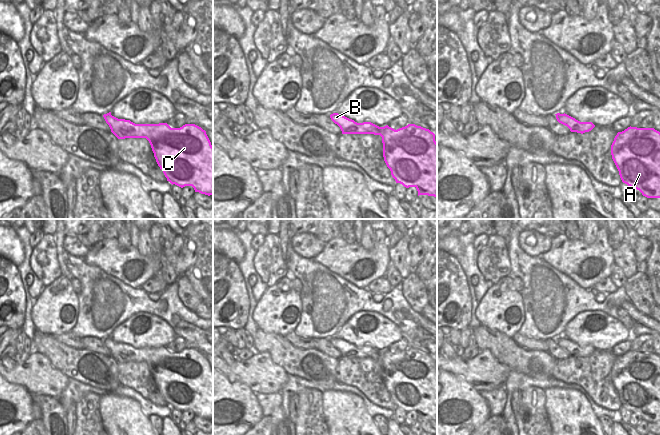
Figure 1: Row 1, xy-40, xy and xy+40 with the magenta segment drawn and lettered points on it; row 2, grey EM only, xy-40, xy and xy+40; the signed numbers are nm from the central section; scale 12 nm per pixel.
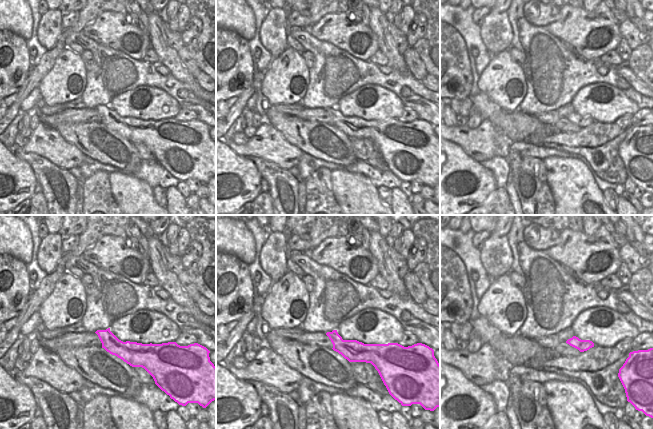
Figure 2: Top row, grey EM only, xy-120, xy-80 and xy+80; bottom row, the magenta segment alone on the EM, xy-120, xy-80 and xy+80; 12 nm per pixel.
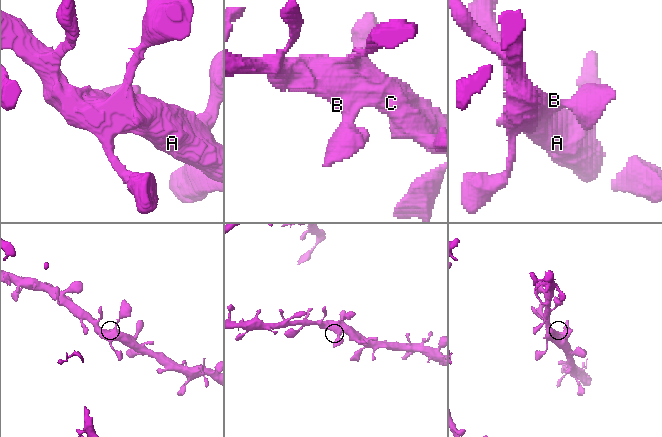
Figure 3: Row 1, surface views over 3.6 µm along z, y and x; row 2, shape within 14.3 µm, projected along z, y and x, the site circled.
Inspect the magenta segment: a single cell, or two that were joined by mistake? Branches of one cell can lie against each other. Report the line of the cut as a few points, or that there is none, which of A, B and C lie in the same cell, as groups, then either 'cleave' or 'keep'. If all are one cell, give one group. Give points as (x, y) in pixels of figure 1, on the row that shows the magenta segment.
no cut; A B C; keep

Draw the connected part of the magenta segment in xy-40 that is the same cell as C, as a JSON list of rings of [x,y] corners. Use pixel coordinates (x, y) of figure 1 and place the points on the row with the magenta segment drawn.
[[[111,112],[103,117],[118,139],[146,138],[158,166],[172,185],[181,188],[192,186],[195,192],[213,195],[213,146],[201,127],[195,124],[185,124],[180,128],[171,128],[167,123],[135,124],[130,120],[118,119]]]

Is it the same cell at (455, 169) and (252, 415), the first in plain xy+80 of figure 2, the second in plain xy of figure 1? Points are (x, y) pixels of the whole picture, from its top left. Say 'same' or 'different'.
same

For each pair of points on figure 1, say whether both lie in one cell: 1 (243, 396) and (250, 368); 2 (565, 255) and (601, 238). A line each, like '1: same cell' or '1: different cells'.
1: different cells
2: same cell

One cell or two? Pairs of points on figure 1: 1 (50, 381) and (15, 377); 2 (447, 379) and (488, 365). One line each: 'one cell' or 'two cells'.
1: one cell
2: two cells

